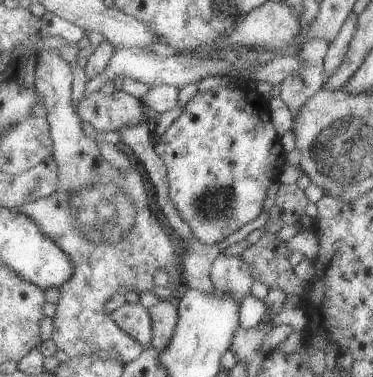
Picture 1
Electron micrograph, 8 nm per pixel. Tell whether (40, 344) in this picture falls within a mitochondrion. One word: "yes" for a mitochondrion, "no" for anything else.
no

